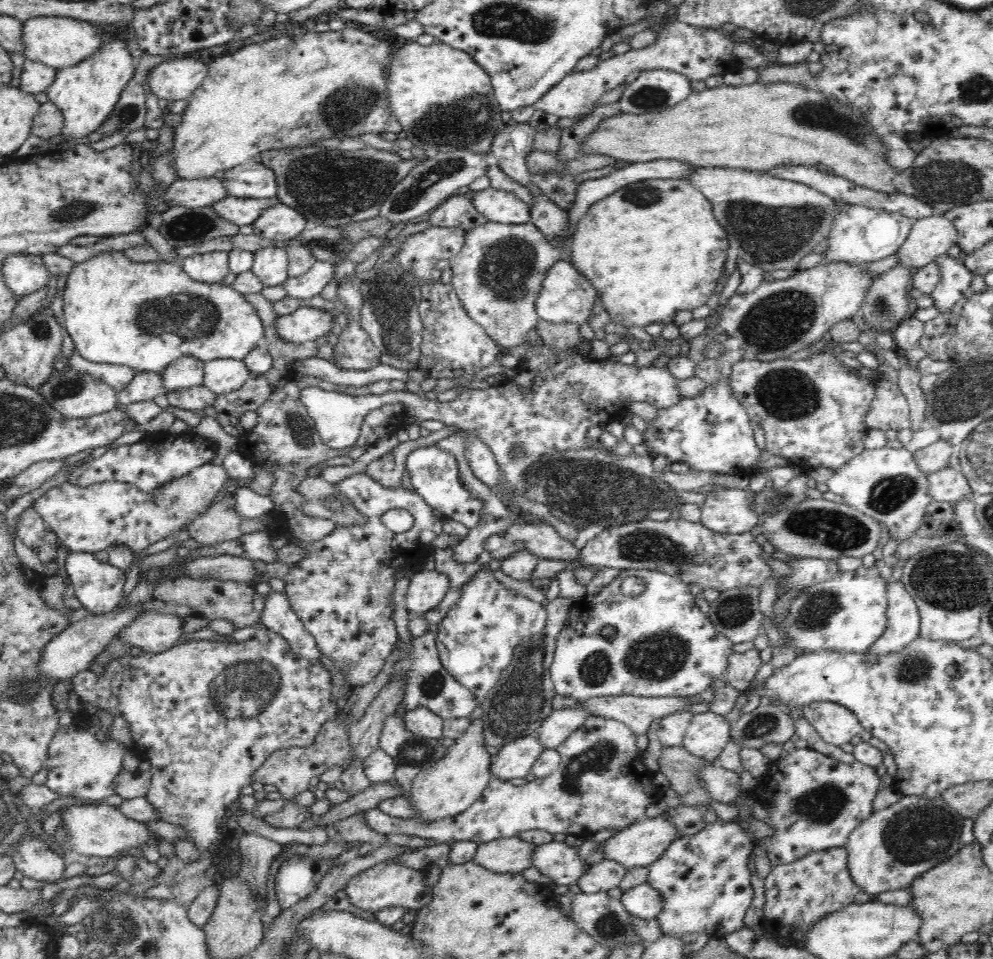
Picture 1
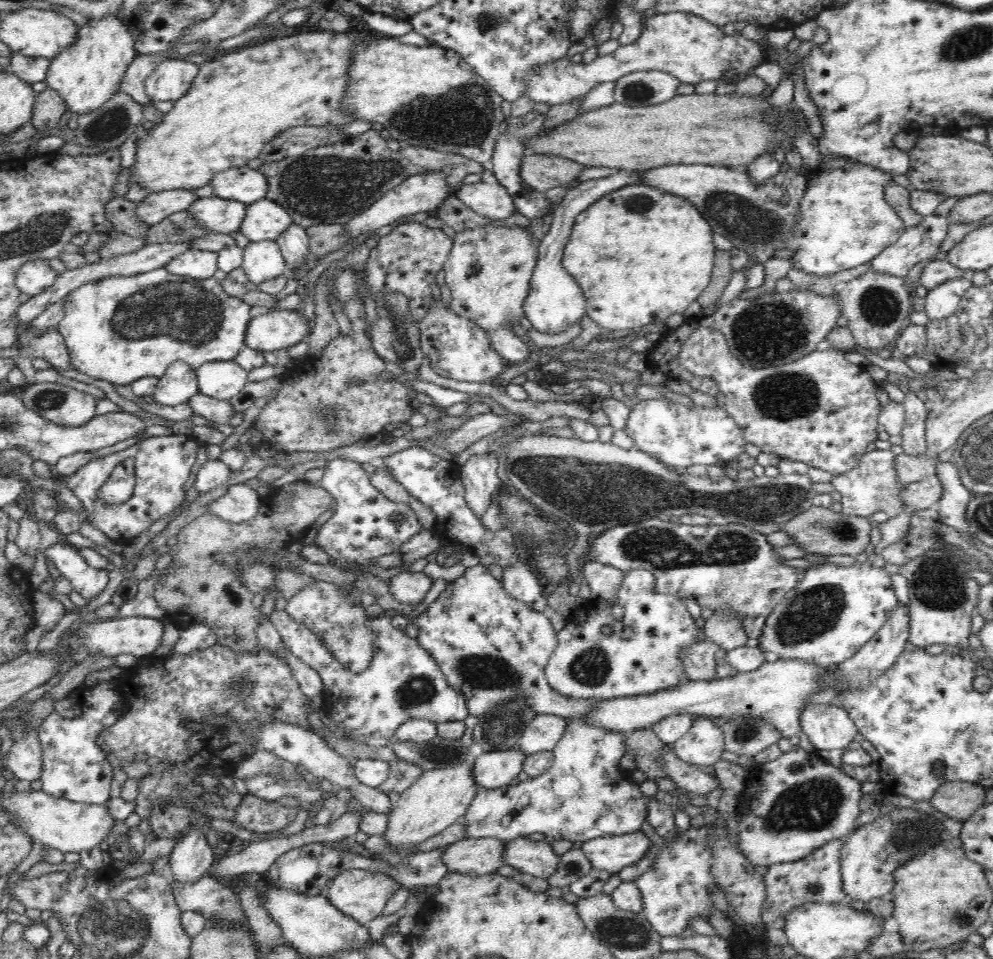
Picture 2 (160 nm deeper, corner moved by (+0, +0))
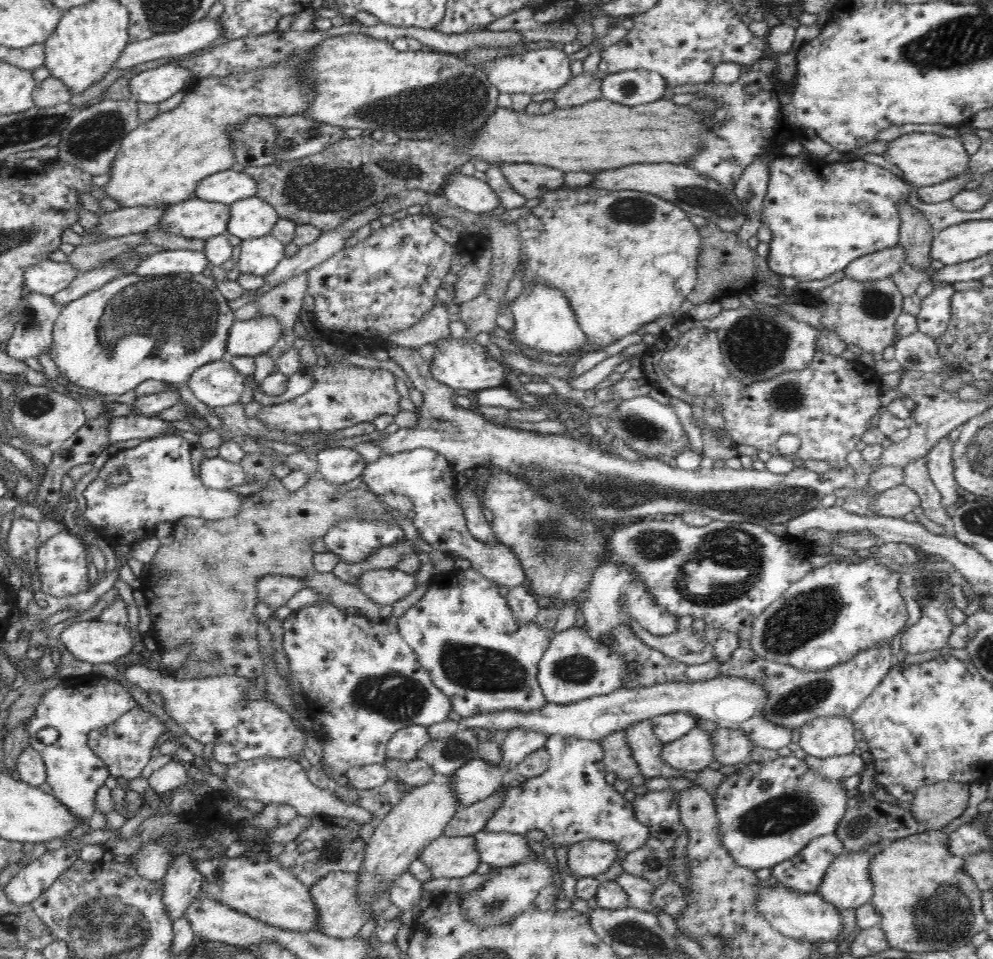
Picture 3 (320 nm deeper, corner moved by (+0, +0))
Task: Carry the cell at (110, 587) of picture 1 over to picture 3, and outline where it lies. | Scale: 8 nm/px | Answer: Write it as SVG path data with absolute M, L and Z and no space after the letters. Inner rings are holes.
M66 529L41 544L37 557L37 571L42 581L41 591L56 598L65 598L90 590L93 585L88 583L87 548L78 535L70 534Z

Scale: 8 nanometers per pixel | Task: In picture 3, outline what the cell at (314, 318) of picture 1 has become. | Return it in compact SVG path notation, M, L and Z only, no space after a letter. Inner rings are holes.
M274 317L237 320L232 324L227 340L227 356L256 356L264 354L280 342L283 328Z

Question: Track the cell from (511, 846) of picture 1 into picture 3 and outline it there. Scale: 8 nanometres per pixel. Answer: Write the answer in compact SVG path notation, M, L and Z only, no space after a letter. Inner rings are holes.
M442 833L419 854L432 878L462 878L475 872L481 860L473 835L446 836Z

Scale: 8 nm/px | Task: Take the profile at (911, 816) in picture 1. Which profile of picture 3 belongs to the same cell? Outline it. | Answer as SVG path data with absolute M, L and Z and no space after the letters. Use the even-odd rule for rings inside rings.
M884 842L872 844L870 848L858 850L858 852L843 852L834 859L824 873L824 878L818 887L817 893L839 910L846 908L858 908L869 902L874 894L872 879L870 876L870 863L872 857L879 853L885 846Z

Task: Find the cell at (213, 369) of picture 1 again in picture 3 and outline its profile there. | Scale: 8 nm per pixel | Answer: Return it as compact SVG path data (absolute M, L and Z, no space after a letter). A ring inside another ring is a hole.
M222 358L197 368L189 378L188 385L200 402L206 404L208 408L218 408L239 402L244 392L244 377L233 367L229 358Z

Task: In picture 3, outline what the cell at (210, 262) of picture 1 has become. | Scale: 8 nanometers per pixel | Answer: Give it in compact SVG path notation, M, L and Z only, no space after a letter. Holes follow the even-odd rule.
M163 249L152 255L145 256L133 270L138 276L165 275L175 277L179 273L200 274L209 260L202 250L168 250Z

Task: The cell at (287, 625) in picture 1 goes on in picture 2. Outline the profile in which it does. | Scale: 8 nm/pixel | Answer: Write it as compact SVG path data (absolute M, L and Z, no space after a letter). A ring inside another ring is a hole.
M274 609L268 619L280 633L285 648L323 678L324 710L357 743L390 747L397 728L410 718L437 723L463 721L469 715L464 695L448 684L430 653L386 616L369 620L369 628L377 632L374 656L370 667L359 673L344 667L312 629L296 622L285 610Z

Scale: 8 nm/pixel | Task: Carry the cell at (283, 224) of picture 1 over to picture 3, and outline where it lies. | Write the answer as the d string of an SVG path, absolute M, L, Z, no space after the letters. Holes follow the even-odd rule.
M256 195L229 204L229 211L227 231L242 241L270 234L279 219L274 207Z

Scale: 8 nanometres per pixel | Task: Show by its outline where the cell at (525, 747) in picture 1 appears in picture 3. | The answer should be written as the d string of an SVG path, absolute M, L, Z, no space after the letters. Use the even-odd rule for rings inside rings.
M476 758L457 768L449 782L458 803L467 807L492 796L499 790L504 778L510 778L513 774L514 772L505 766L496 766Z

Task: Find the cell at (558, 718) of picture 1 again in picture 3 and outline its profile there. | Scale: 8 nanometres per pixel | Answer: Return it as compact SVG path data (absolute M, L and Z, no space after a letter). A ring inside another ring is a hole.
M516 728L505 735L501 742L501 766L515 773L518 763L521 763L531 752L545 747L550 736L541 732Z

